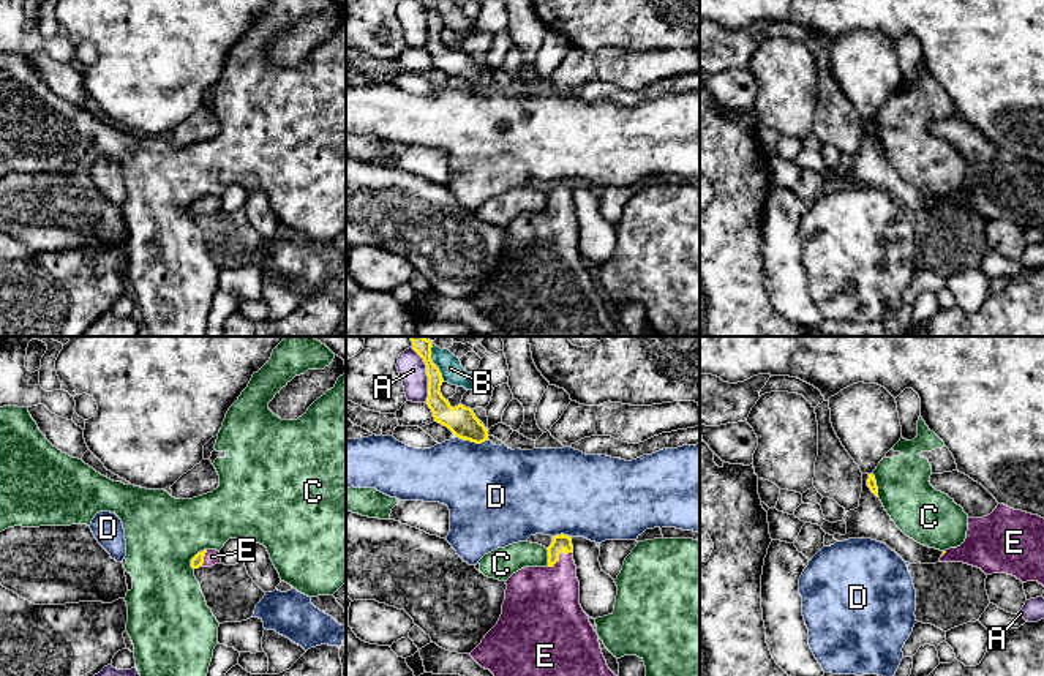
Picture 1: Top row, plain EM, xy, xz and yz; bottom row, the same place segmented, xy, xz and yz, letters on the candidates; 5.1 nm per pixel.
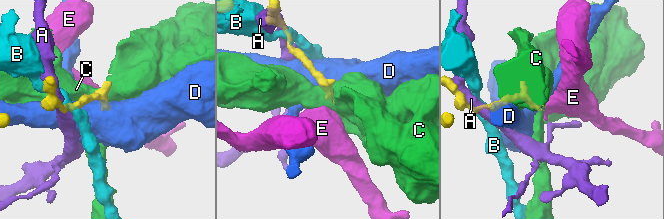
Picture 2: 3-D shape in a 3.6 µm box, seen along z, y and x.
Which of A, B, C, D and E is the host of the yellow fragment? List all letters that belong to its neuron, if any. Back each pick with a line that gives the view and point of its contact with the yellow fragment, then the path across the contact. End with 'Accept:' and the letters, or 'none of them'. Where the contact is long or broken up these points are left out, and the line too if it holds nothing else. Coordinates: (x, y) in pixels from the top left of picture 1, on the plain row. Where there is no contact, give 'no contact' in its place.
E: meets yellow in xz at (558, 202); runs through xz (561, 188), (558, 202), (558, 229), (540, 248)
Accept: E

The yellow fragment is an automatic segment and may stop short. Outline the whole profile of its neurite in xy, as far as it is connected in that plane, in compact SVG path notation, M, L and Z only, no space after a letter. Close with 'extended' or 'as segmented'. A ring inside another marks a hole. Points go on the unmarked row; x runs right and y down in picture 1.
M204 196L201 199L197 199L193 205L191 205L191 213L193 215L199 215L199 213L212 213L215 210L221 208L221 201L216 196Z | extended

